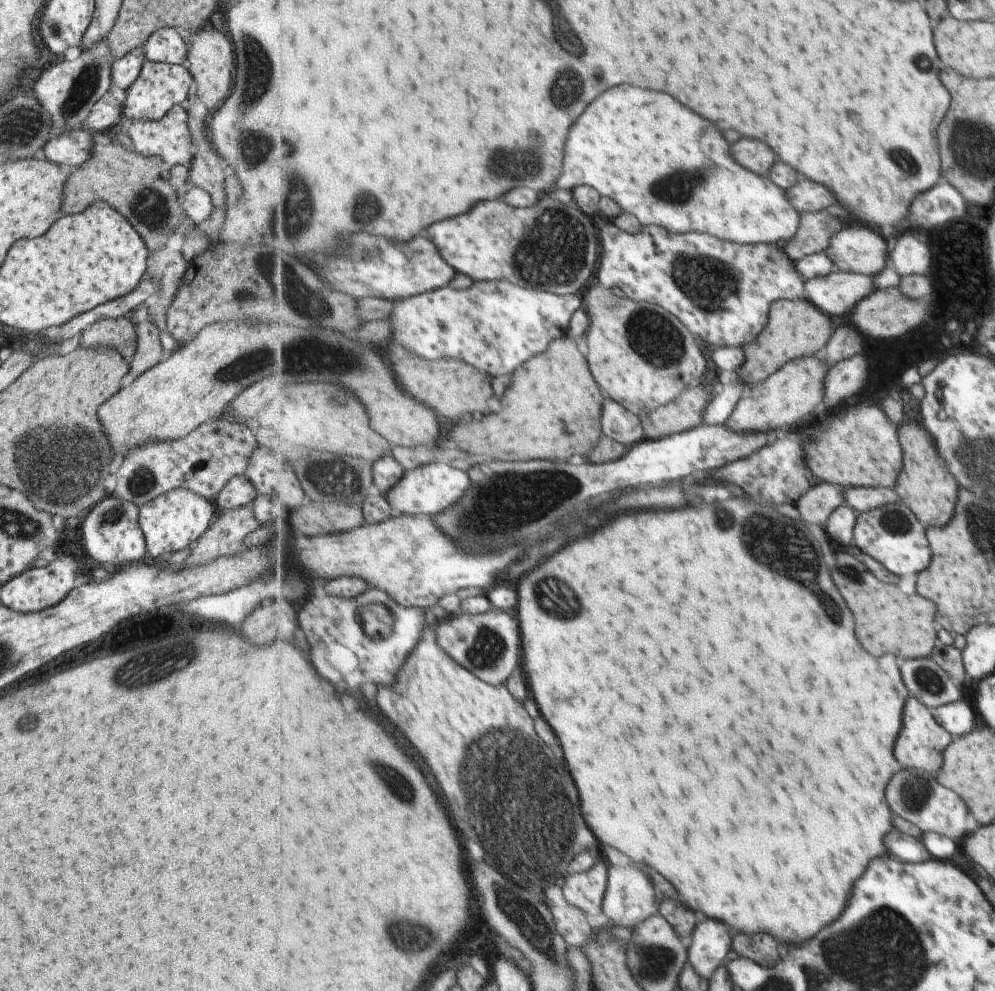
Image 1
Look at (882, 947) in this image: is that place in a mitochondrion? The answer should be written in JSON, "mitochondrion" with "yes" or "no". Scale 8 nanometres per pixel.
{"mitochondrion":"yes"}

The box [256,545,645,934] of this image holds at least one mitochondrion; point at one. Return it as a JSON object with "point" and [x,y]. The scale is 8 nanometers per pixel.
{"point":[535,866]}

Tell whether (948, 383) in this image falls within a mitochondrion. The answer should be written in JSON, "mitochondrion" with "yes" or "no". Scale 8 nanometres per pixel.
{"mitochondrion":"no"}

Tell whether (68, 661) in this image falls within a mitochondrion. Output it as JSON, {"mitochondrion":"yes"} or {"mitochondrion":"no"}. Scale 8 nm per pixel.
{"mitochondrion":"no"}

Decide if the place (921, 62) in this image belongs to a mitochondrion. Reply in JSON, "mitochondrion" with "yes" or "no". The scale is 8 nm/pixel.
{"mitochondrion":"yes"}

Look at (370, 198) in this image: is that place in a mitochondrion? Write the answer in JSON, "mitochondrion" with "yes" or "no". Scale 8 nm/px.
{"mitochondrion":"yes"}

